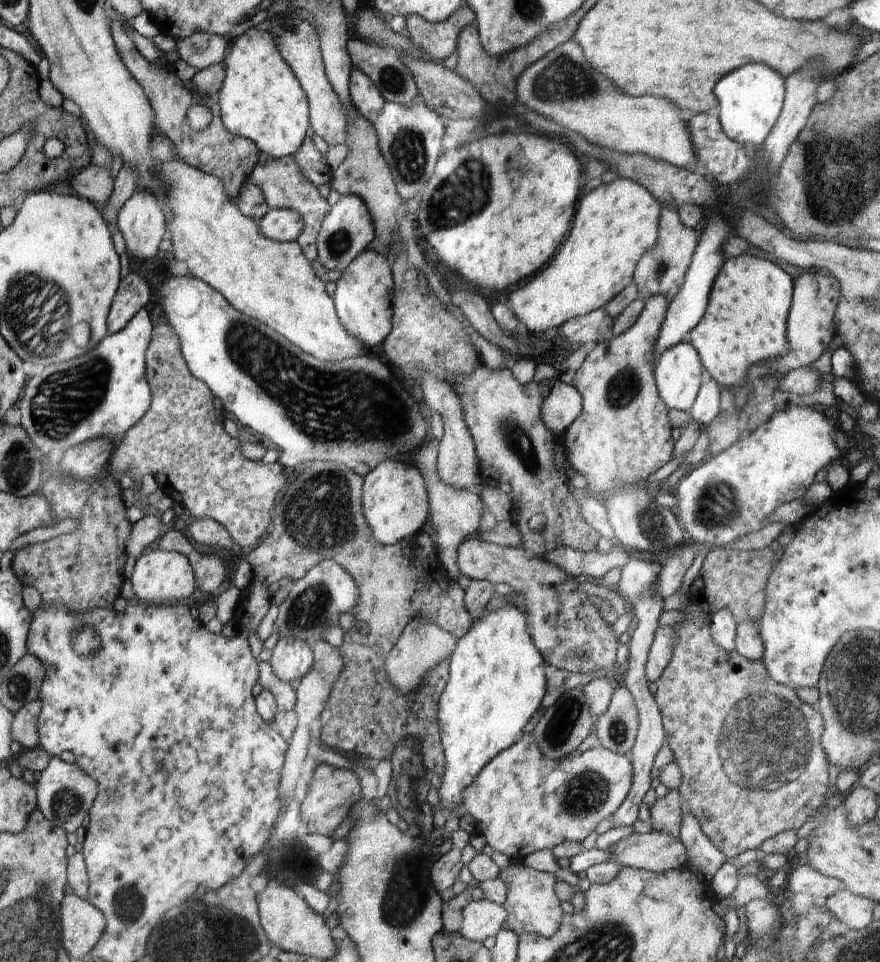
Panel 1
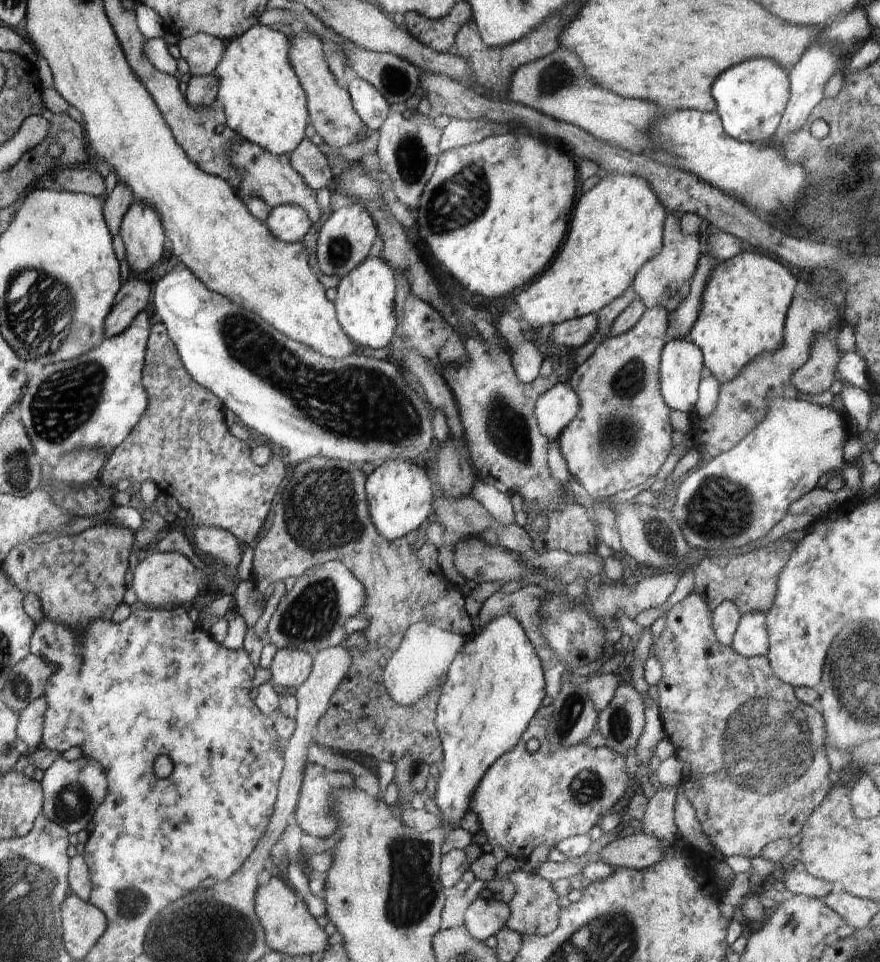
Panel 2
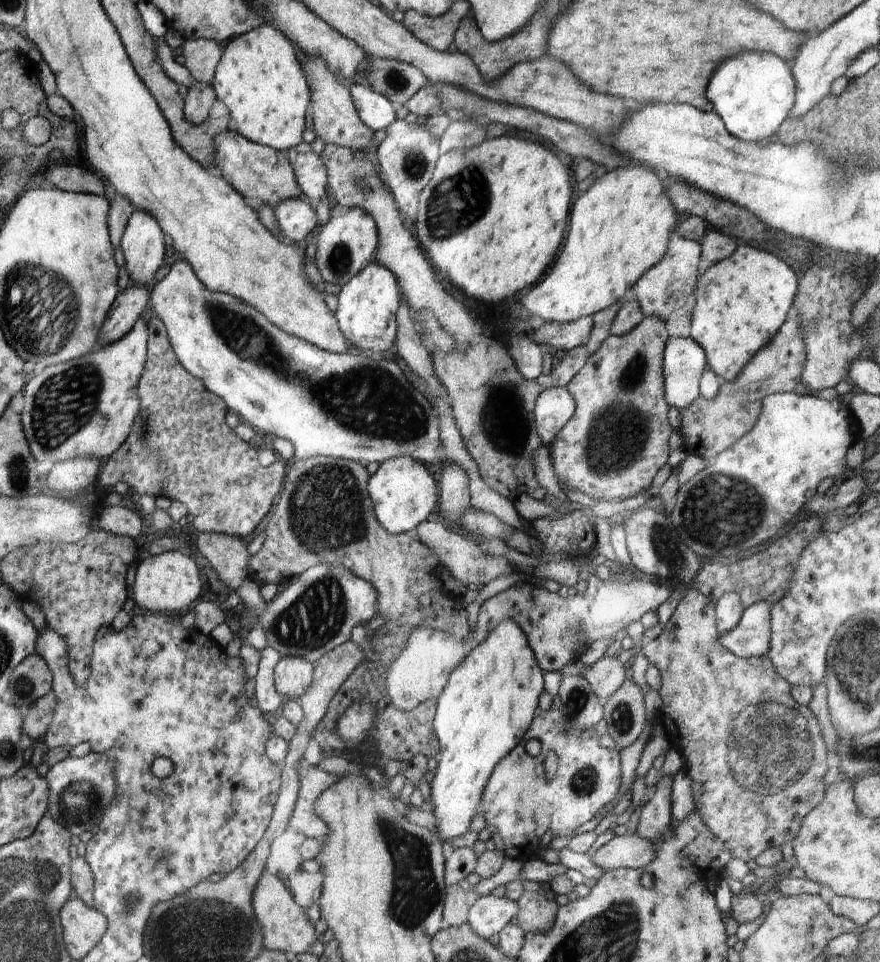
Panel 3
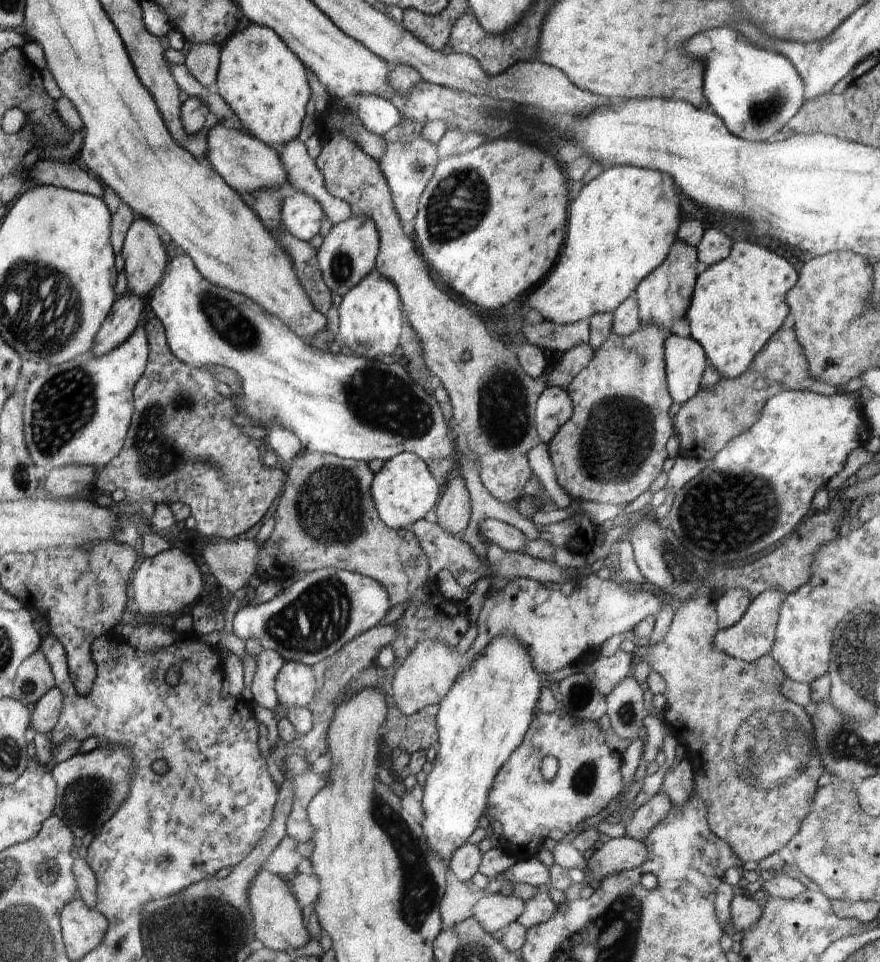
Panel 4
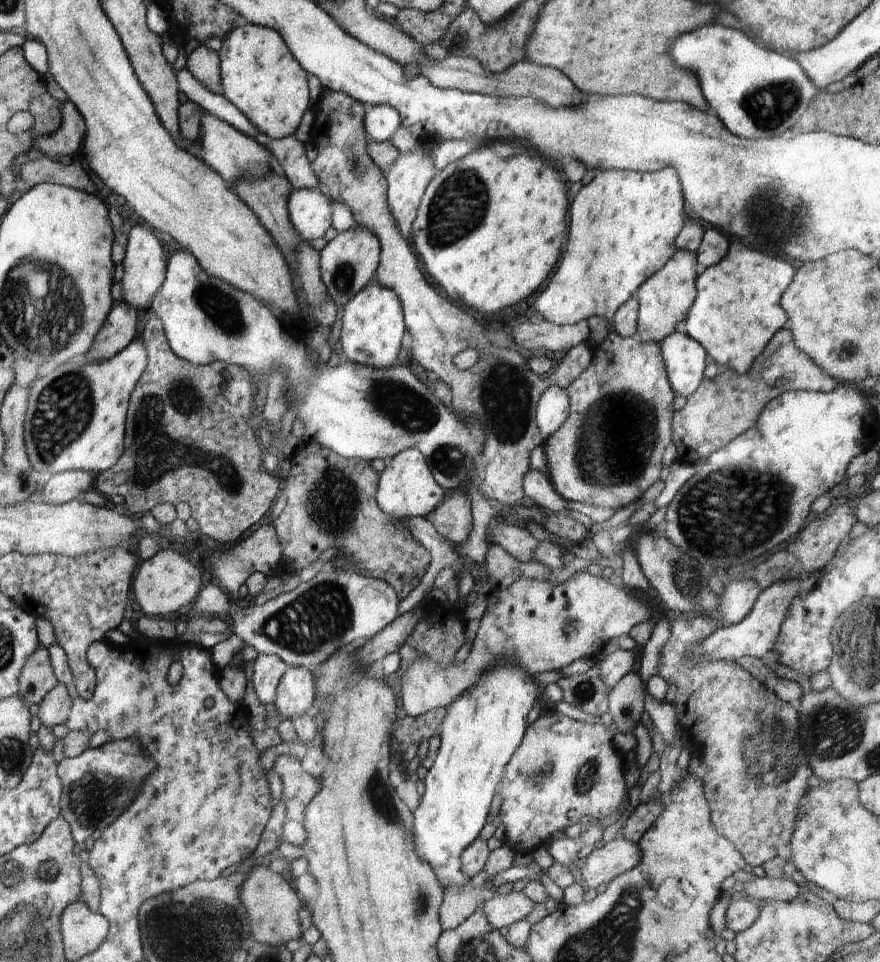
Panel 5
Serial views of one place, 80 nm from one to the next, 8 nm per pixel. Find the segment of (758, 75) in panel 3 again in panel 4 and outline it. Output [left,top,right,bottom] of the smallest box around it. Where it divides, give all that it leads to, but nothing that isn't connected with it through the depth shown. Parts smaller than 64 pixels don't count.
[686,27,805,141]

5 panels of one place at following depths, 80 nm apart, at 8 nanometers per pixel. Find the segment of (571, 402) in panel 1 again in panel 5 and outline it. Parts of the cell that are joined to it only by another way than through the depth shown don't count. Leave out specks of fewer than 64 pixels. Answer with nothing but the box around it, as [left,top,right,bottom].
[535,386,570,440]

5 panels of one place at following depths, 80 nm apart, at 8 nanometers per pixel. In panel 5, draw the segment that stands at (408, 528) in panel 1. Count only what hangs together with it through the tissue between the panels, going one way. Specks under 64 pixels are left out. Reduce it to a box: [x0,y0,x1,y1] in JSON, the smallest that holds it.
[375,447,445,521]

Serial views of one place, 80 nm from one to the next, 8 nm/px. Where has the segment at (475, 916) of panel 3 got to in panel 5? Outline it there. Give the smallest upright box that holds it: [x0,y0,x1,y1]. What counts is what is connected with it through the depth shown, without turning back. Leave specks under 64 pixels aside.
[483,891,535,929]

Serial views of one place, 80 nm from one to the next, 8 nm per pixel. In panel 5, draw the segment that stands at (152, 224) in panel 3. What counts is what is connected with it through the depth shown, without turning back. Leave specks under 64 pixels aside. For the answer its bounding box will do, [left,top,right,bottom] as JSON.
[121,225,167,309]

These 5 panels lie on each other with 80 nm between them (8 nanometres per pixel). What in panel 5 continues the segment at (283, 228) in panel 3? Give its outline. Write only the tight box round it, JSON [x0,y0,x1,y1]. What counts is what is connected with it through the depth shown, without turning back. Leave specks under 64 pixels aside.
[287,187,332,243]

